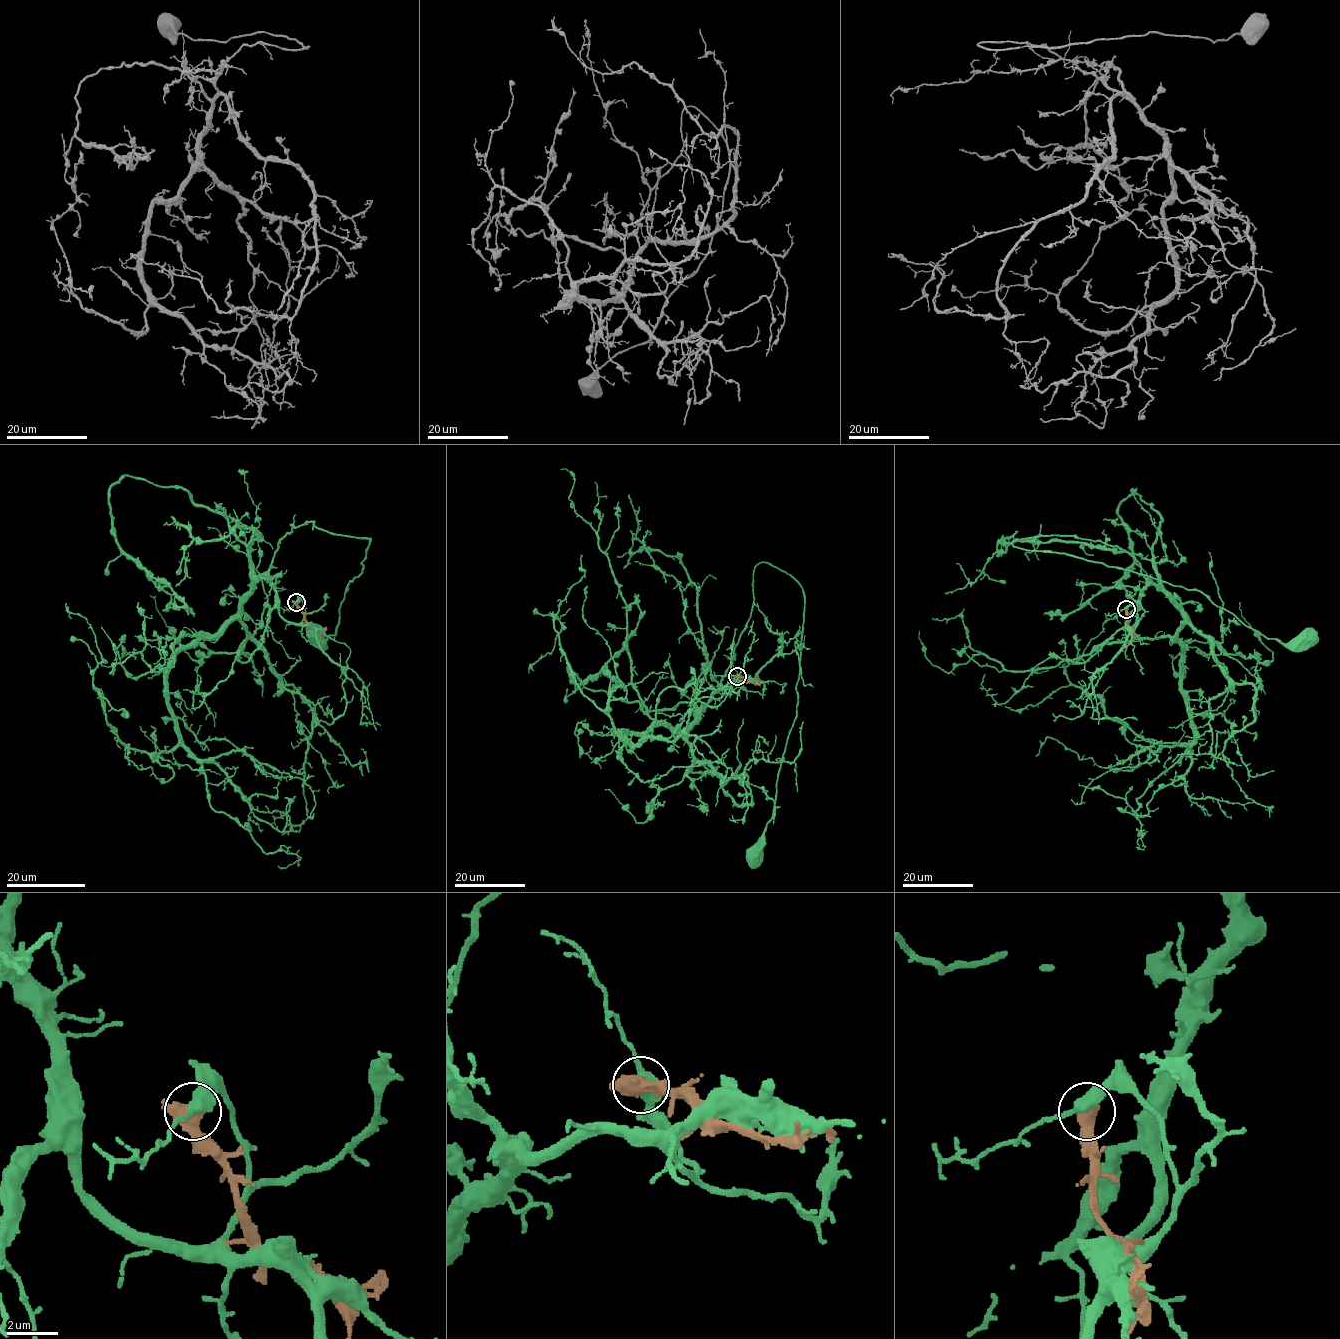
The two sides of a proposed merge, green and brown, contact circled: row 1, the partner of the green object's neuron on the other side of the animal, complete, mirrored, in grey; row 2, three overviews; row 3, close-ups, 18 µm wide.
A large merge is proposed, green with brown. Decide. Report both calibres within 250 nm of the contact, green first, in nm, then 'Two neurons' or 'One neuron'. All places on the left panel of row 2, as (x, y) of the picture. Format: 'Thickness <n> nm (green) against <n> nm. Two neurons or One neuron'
Thickness 460 nm (green) against 700 nm. Two neurons

